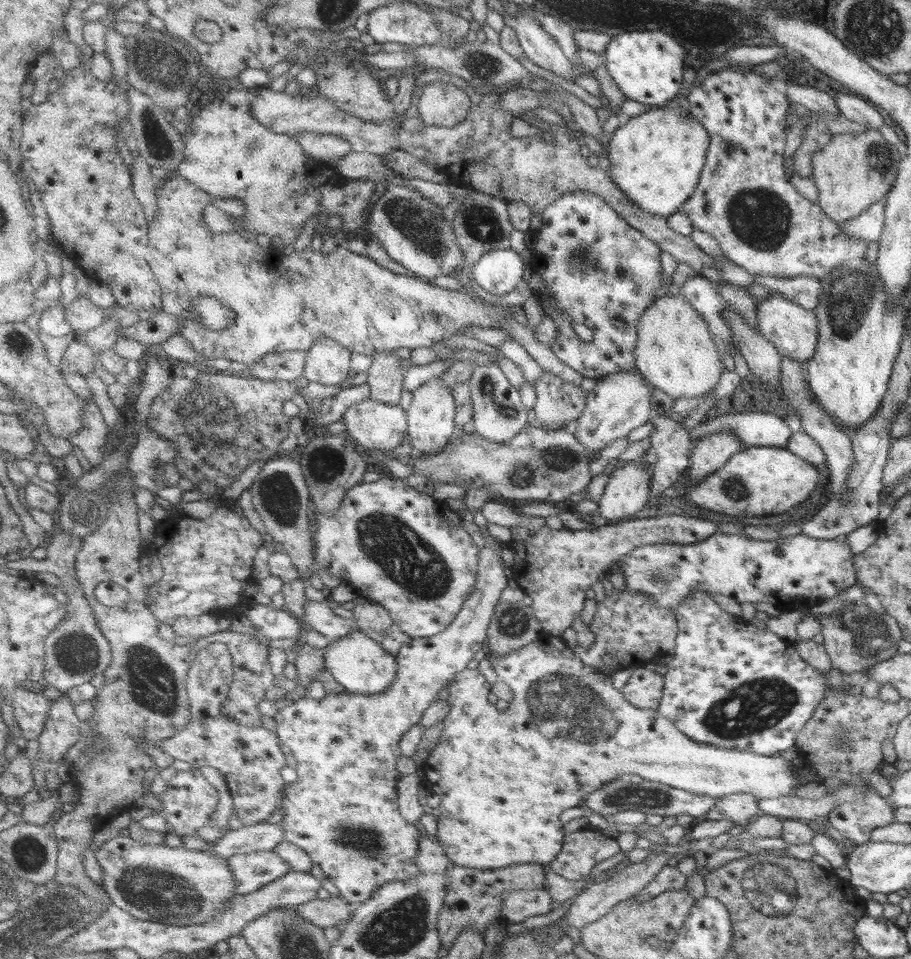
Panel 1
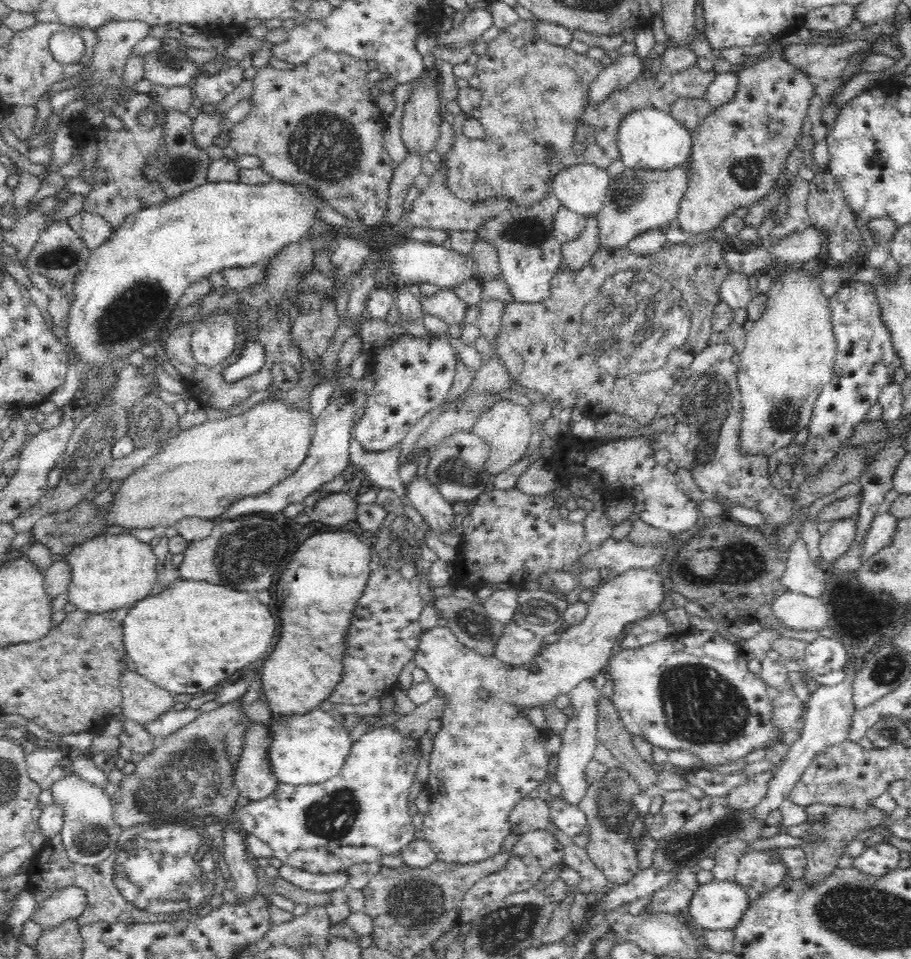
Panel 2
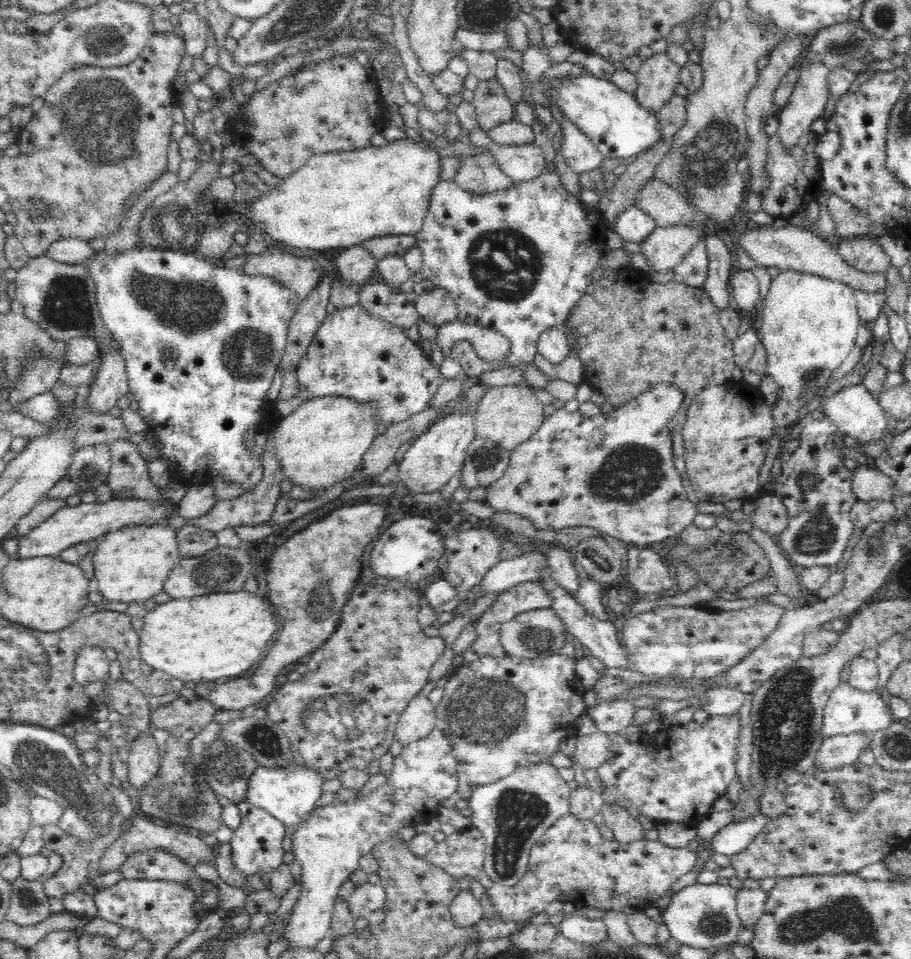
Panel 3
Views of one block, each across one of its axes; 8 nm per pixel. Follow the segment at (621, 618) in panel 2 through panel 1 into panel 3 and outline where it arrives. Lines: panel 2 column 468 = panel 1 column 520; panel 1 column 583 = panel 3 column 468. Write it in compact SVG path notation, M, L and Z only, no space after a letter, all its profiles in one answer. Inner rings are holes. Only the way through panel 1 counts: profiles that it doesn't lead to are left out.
M560 653L536 659L484 654L465 662L448 677L442 686L441 701L435 706L434 726L448 737L452 745L458 778L456 799L468 802L478 786L494 784L518 768L540 762L550 764L552 756L560 752L562 740L577 735L576 722L588 707L584 703L587 690L578 681L576 664L574 656Z

